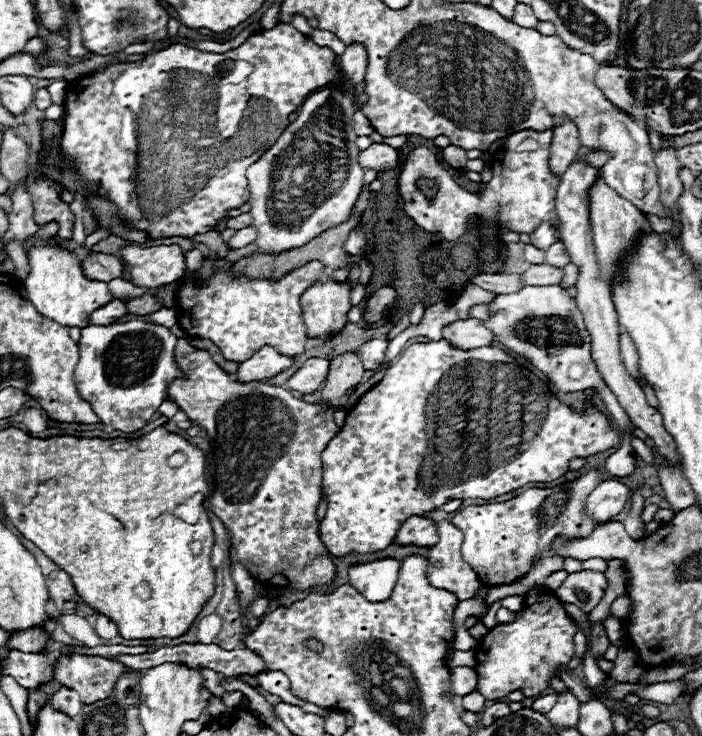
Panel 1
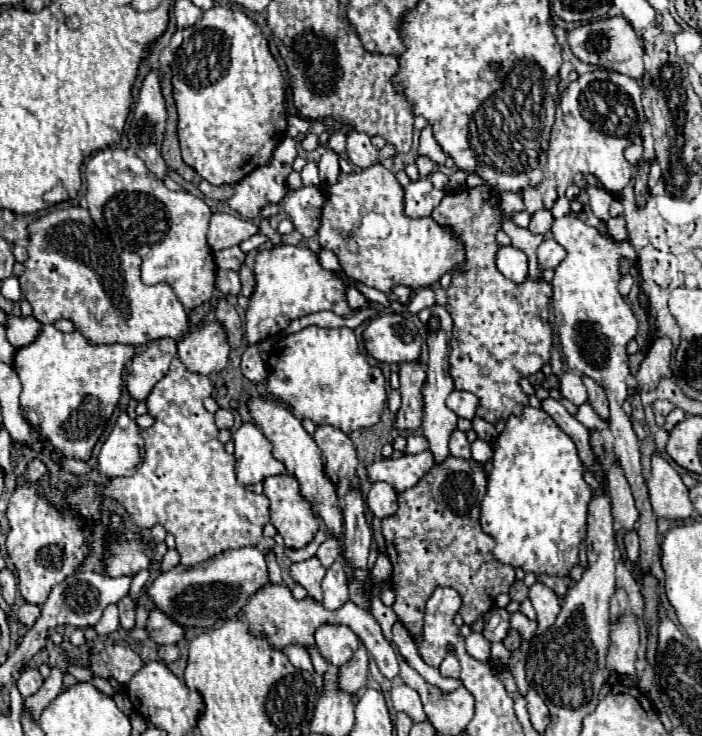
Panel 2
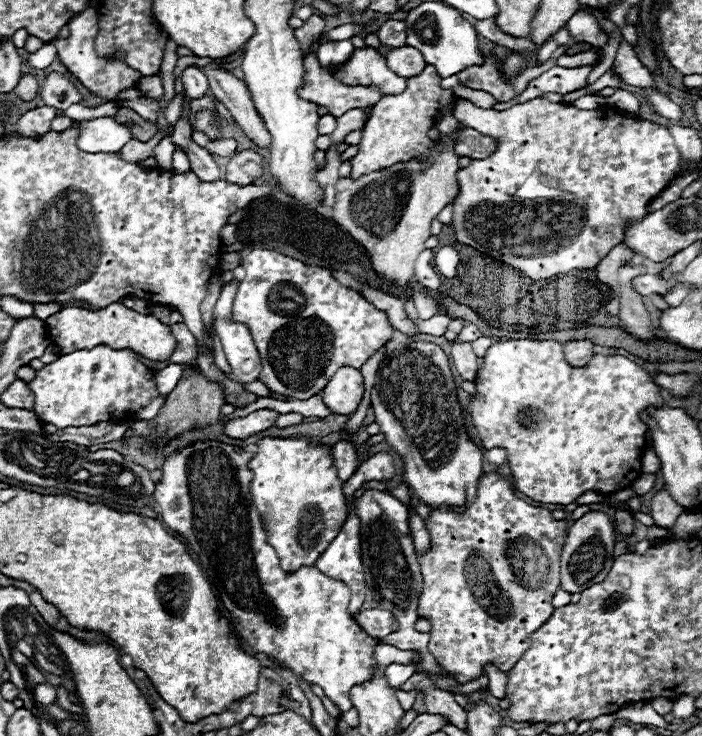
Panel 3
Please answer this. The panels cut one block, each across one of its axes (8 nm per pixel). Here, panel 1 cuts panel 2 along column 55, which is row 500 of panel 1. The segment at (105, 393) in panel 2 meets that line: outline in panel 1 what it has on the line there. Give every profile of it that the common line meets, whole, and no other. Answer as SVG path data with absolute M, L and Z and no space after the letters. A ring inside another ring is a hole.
M446 340L438 342L418 342L408 346L392 366L384 372L384 378L372 386L352 410L348 410L346 422L336 434L336 438L328 444L328 448L322 452L322 494L328 500L328 512L326 518L320 522L320 538L334 556L346 556L348 552L376 552L390 546L396 538L398 528L408 520L410 516L422 516L424 512L430 512L438 506L442 506L448 500L464 500L464 498L496 498L502 494L508 494L528 482L552 482L568 472L568 462L572 458L584 458L602 450L608 450L620 442L618 432L610 426L608 418L600 414L598 410L590 408L584 416L570 410L568 406L560 404L546 384L536 378L530 370L520 366L512 356L502 352L496 346L482 346L478 350L458 350L452 348Z

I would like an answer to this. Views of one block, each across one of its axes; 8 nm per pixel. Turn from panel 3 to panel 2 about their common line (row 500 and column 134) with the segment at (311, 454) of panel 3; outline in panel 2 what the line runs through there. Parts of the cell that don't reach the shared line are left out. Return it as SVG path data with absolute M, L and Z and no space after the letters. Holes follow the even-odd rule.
M80 206L56 208L40 218L36 218L30 226L30 246L28 260L24 262L26 270L20 276L22 296L32 304L32 316L42 324L52 324L58 318L70 320L76 330L90 344L130 344L140 346L144 342L152 342L158 338L174 338L176 342L188 332L188 312L178 302L174 290L168 284L146 286L140 280L140 258L134 252L124 252L114 248L114 244L98 232L92 222L88 210Z

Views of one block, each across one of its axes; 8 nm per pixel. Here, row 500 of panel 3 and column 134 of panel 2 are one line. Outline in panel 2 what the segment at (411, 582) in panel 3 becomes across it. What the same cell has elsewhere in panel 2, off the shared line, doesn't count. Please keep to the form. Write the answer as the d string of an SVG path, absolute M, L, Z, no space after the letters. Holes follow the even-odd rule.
M160 338L148 344L146 350L138 352L128 368L126 388L130 398L142 402L152 392L154 384L168 372L170 360L176 356L176 342L172 338Z

